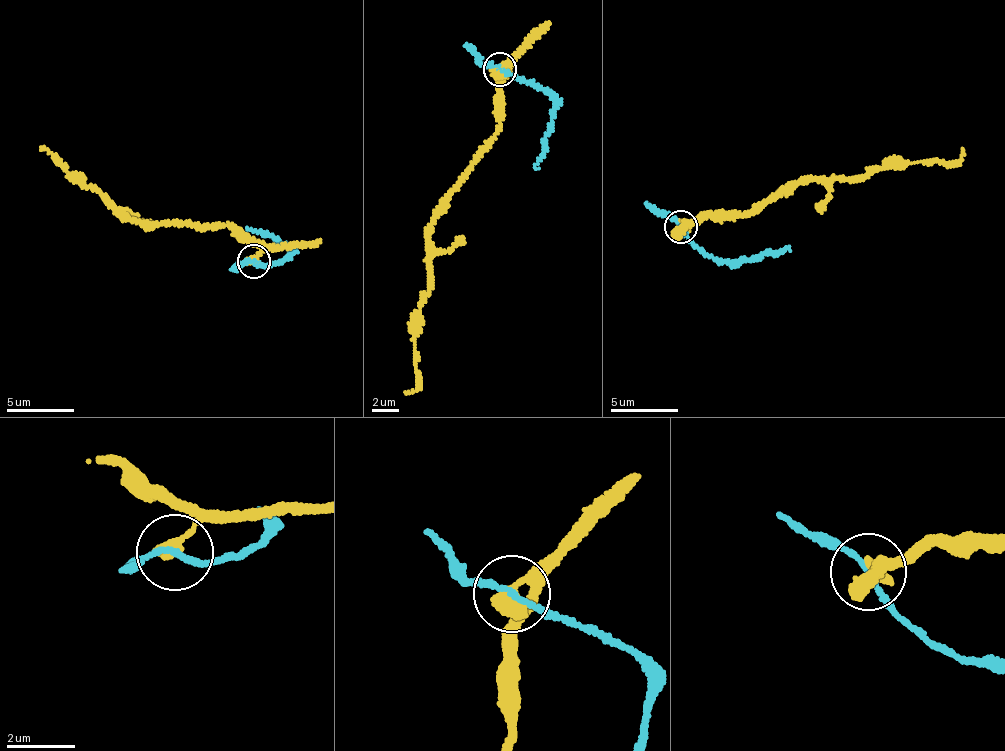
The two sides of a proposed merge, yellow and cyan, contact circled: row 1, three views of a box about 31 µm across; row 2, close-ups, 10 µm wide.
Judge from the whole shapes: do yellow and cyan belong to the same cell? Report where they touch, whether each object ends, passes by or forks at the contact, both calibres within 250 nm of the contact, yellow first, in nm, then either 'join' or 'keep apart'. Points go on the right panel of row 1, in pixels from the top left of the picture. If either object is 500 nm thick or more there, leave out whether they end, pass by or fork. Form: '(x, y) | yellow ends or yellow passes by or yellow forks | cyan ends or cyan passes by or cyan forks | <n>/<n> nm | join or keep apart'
(681, 226) | yellow ends | cyan passes by | 480/160 nm | keep apart

